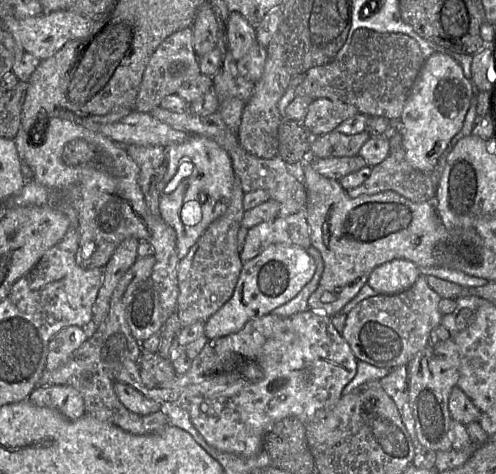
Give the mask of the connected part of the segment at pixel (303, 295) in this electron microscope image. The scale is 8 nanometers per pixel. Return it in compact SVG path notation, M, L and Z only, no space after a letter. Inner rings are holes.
M312 245L306 249L313 258L316 270L312 279L299 291L299 293L285 304L273 309L270 313L281 317L290 317L293 314L309 310L308 299L317 289L324 270L321 253Z

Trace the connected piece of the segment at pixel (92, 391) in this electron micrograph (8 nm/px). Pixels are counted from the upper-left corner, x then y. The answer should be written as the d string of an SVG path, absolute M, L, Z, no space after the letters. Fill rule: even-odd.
M154 256L138 257L134 264L125 272L114 289L107 317L96 328L94 334L76 349L68 360L55 370L44 370L38 386L69 385L82 396L85 414L100 421L115 425L134 435L147 435L161 432L169 424L167 415L159 410L148 415L139 415L129 411L118 399L113 385L114 374L124 360L138 363L142 348L131 334L126 320L128 298L135 288L151 275L155 264Z

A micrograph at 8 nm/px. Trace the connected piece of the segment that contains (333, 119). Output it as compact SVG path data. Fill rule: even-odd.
M318 98L309 104L301 123L313 137L316 137L335 131L339 124L356 114L360 113L353 105Z

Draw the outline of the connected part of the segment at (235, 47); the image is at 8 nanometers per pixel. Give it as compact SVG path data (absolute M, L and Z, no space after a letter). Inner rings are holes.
M230 13L227 24L227 38L231 53L240 60L256 41L256 26L251 25L240 13Z

